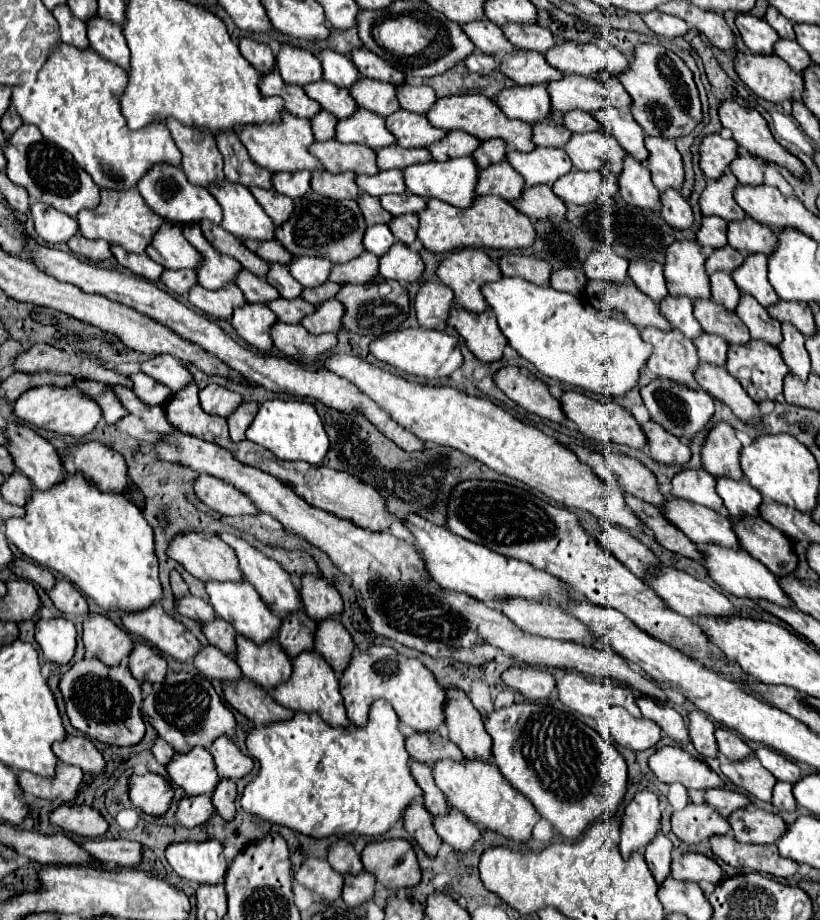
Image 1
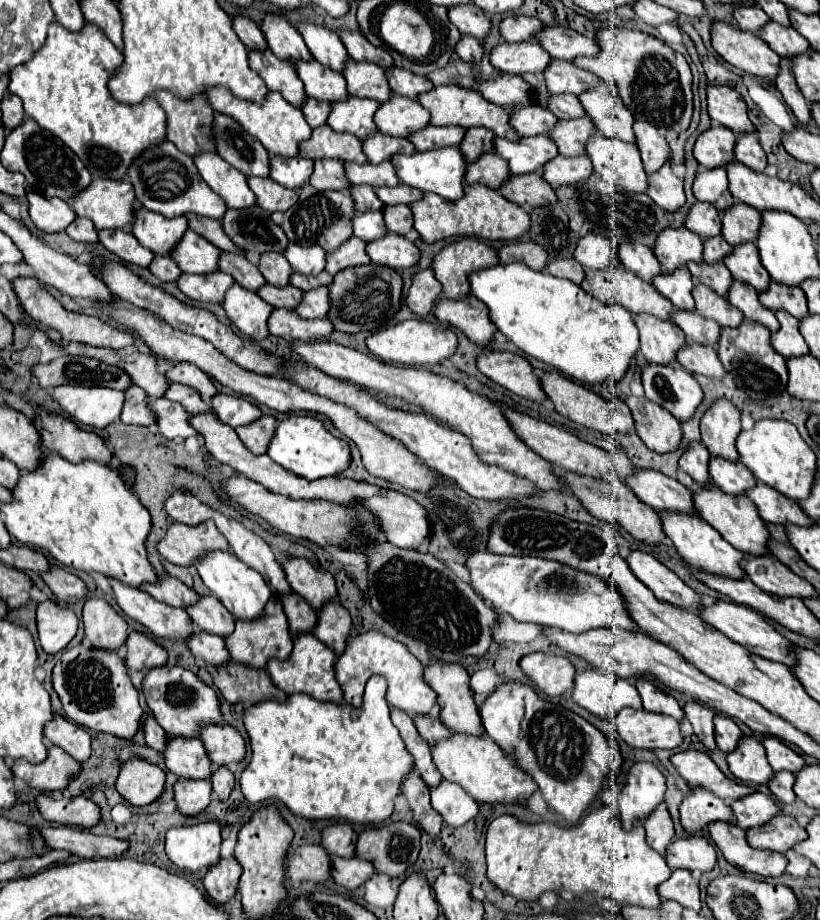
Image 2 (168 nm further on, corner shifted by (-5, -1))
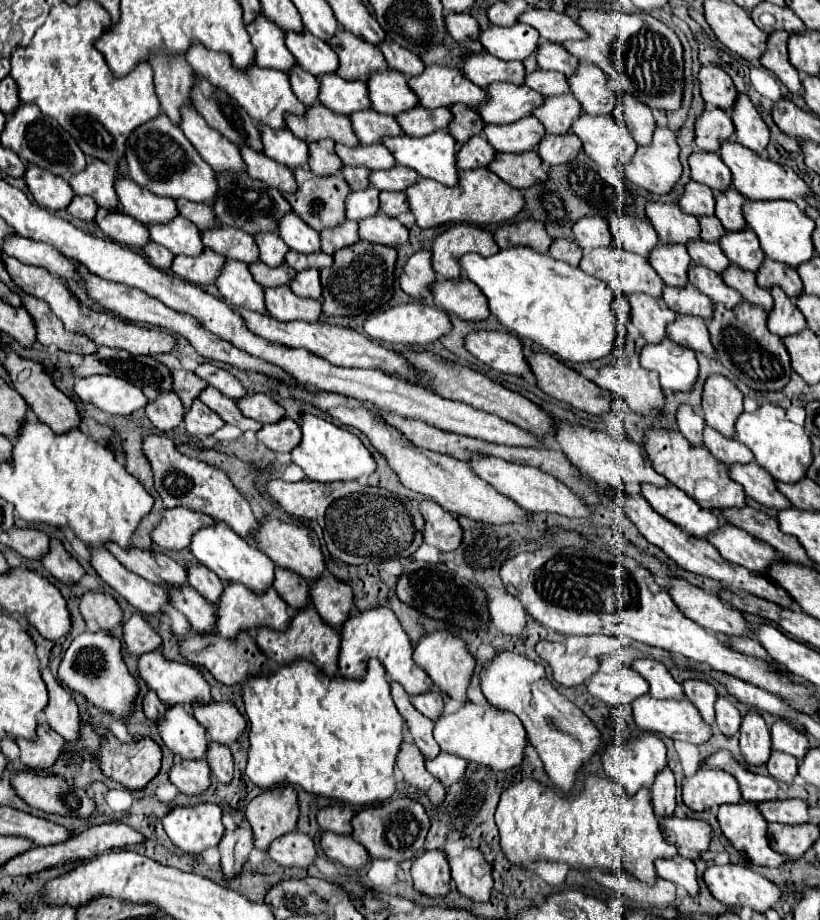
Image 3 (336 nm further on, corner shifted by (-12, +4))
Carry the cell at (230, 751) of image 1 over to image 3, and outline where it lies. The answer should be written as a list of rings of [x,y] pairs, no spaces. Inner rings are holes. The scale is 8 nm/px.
[[[228,702],[194,704],[194,718],[206,728],[210,742],[224,746],[234,744],[246,730],[244,716]]]

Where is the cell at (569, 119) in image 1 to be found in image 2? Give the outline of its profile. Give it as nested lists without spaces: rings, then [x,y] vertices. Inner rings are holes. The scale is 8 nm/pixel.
[[[569,93],[551,95],[549,97],[549,109],[559,119],[569,119],[569,117],[581,117],[581,115],[585,115],[585,111],[581,109],[581,103],[577,101],[577,97],[569,95]]]

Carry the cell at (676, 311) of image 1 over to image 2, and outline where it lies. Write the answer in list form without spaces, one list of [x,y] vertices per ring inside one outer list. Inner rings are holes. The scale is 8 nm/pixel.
[[[679,267],[673,273],[659,273],[657,277],[653,277],[653,287],[677,309],[693,309],[695,305],[691,297],[693,281],[687,267]]]

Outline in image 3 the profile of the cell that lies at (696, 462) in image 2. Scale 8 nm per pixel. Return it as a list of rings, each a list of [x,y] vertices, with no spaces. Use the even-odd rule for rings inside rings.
[[[680,406],[678,410],[678,430],[684,434],[684,438],[692,446],[704,446],[704,418],[698,408],[692,406]]]

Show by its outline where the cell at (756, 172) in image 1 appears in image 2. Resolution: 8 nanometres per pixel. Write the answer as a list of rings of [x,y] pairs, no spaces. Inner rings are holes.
[[[741,133],[735,143],[735,159],[741,161],[743,165],[751,167],[753,171],[763,173],[767,165],[767,155],[763,147],[759,145],[757,133]]]

